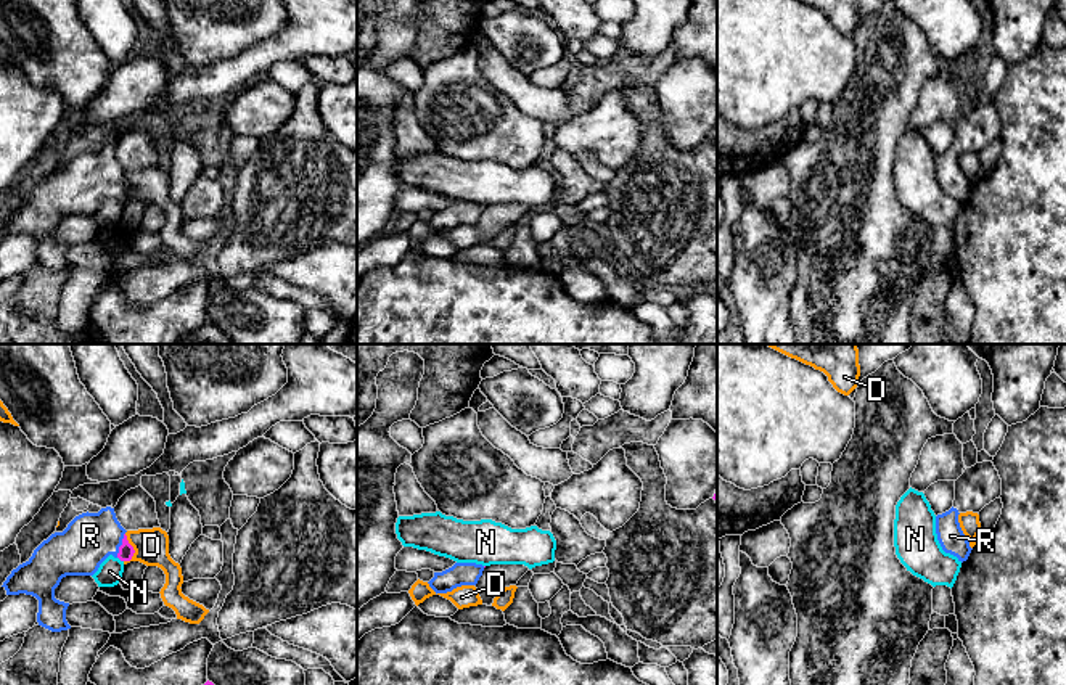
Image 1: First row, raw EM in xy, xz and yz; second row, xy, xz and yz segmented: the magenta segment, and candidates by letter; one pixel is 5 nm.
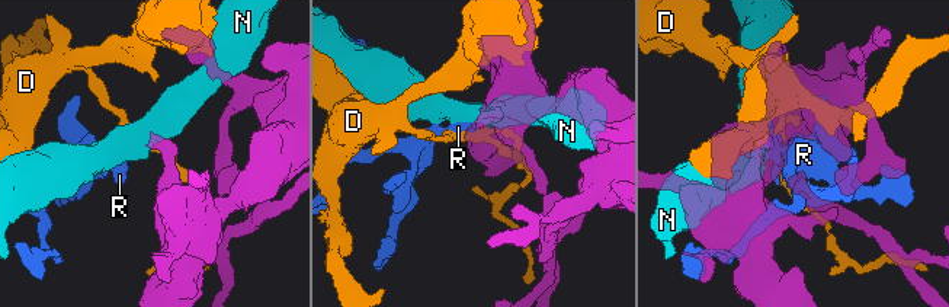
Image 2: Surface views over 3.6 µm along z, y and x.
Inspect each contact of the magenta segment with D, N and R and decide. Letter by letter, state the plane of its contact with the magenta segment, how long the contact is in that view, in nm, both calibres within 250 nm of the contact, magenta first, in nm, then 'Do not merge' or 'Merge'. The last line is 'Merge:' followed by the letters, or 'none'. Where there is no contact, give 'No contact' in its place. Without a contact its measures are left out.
D: Touches magenta in xy. Shared border 150 nm. Thickness 80 nm (magenta) against 180 nm. Do not merge
N: Touches magenta in xy. Shared border 40 nm. Thickness 80 nm (magenta) against 120 nm. Do not merge
R: Touches magenta in xy. Shared border 130 nm. Thickness 80 nm (magenta) against 260 nm. Merge
Merge: R

